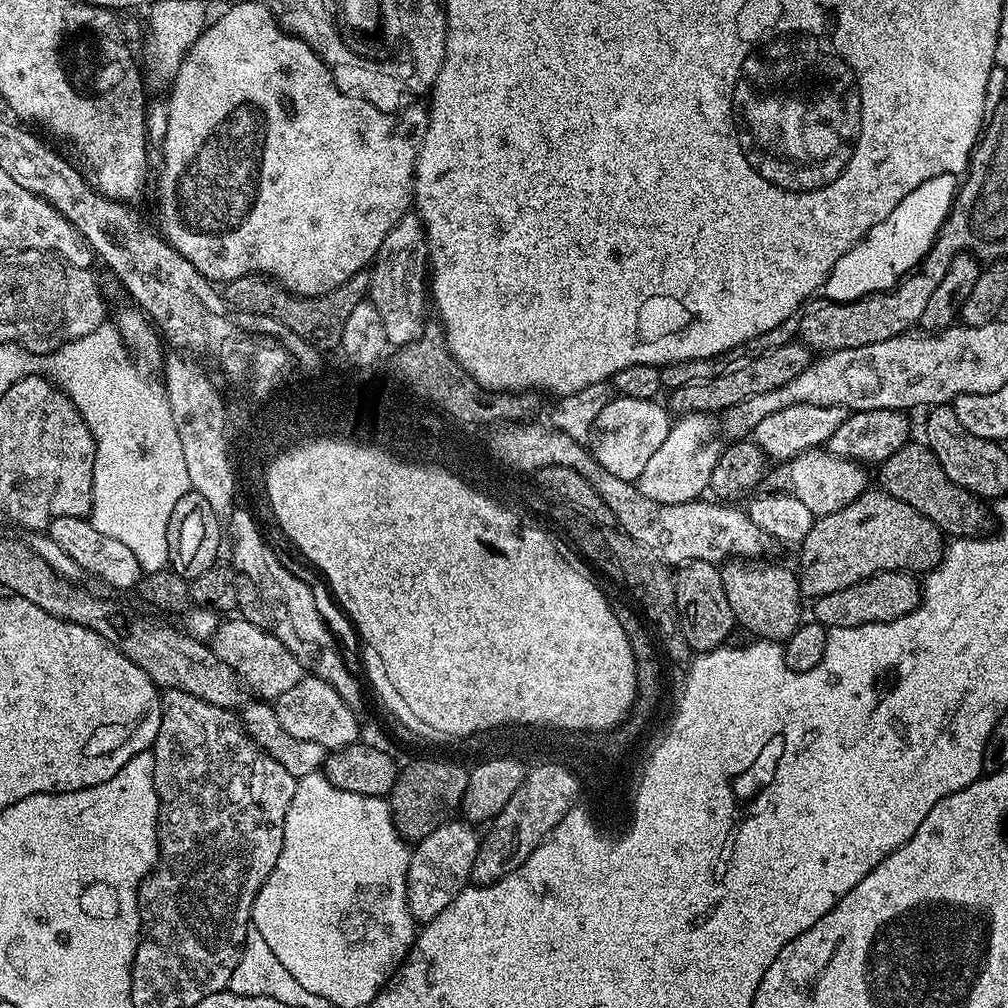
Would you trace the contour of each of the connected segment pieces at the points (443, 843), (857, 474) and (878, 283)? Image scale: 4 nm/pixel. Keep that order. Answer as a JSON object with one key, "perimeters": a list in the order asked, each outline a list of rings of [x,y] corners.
{"perimeters":[[[[453,818],[448,823],[438,826],[434,834],[427,836],[425,840],[419,841],[411,849],[412,857],[408,867],[408,905],[410,914],[416,919],[417,925],[428,924],[458,894],[463,888],[469,887],[472,880],[472,867],[474,858],[480,849],[481,837],[476,836],[477,829],[471,823],[460,818]]],[[[823,447],[812,448],[809,452],[803,452],[787,461],[783,465],[784,472],[773,471],[770,480],[773,480],[773,485],[783,486],[785,489],[791,491],[792,495],[798,498],[798,502],[810,509],[813,517],[819,518],[826,514],[834,514],[834,510],[843,510],[850,502],[854,502],[865,490],[869,487],[868,476],[865,465],[855,461],[847,460],[841,456],[834,456],[831,452],[825,450]]],[[[940,174],[912,190],[894,208],[889,218],[884,218],[872,227],[863,239],[835,263],[822,289],[825,299],[840,303],[864,299],[865,296],[892,288],[905,273],[917,267],[932,248],[948,217],[959,185],[959,177]]]]}

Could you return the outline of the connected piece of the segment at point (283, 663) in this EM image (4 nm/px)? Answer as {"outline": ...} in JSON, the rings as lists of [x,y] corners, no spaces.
{"outline":[[[241,618],[225,620],[228,621],[225,624],[223,621],[210,637],[210,647],[218,654],[218,658],[222,658],[222,662],[226,662],[226,666],[239,674],[255,695],[256,692],[260,695],[257,697],[261,701],[274,702],[282,694],[286,694],[286,690],[298,686],[298,682],[304,679],[306,669],[298,662],[298,658],[294,658],[294,654],[290,654],[290,650],[286,650],[286,646],[282,646],[282,642],[278,642],[276,635],[267,627],[259,628]]]}

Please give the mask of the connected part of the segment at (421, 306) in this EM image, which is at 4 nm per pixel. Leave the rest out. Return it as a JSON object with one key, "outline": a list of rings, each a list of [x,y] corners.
{"outline":[[[409,210],[386,234],[386,242],[378,250],[370,265],[368,296],[386,326],[386,338],[389,345],[409,344],[425,335],[424,315],[430,312],[430,292],[426,287],[429,279],[428,239],[424,233],[424,224],[415,211]]]}

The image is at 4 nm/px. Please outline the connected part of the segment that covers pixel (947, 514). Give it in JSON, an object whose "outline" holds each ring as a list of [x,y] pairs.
{"outline":[[[909,442],[904,444],[897,452],[890,454],[888,460],[879,465],[879,487],[883,489],[883,491],[890,493],[894,498],[906,502],[906,506],[914,506],[914,510],[918,510],[918,514],[930,518],[930,522],[934,522],[934,526],[938,526],[945,537],[967,538],[981,535],[981,533],[985,531],[984,508],[980,505],[983,504],[981,497],[973,496],[972,493],[967,492],[962,486],[950,482],[950,478],[946,478],[946,474],[942,470],[938,458],[934,458],[934,454],[928,449],[927,443],[919,443],[920,444]]]}

